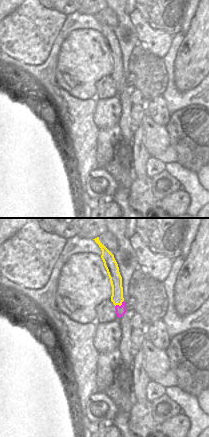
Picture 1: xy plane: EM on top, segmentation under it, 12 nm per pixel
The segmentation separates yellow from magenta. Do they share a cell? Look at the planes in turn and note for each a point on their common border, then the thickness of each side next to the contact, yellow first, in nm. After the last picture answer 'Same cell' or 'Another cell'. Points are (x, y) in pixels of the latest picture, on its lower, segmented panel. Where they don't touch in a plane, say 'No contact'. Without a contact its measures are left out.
Touches yellow at (120, 305). Thickness 150 nm (yellow) against 120 nm.

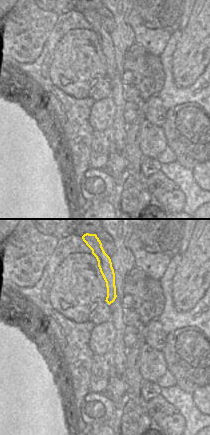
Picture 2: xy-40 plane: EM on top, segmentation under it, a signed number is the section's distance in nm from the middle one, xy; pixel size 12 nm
No contact.

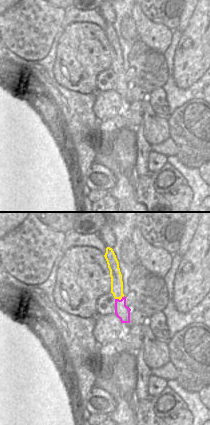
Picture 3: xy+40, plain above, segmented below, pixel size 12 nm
Touches yellow at (119, 299). Thickness 140 nm (yellow) against 170 nm.

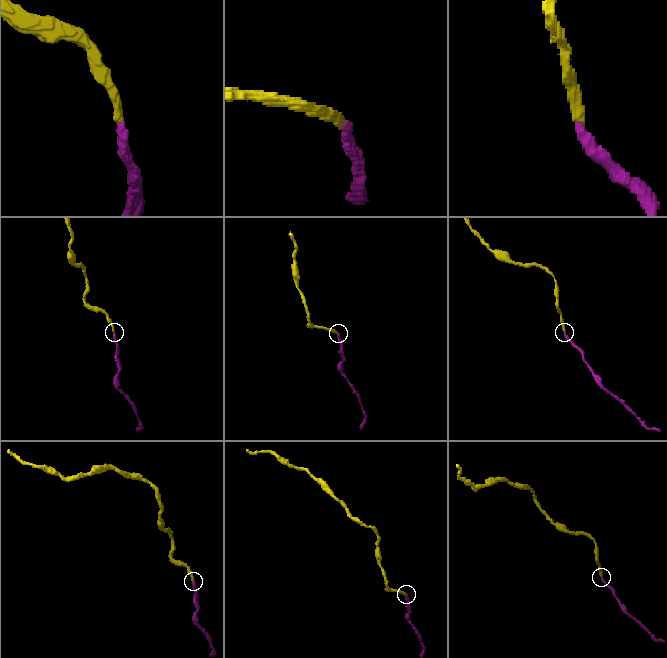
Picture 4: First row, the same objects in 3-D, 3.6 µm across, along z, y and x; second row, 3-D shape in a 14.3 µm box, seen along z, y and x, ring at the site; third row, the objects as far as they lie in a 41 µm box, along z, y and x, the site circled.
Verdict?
Same cell.

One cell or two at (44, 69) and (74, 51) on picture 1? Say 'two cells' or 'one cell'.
two cells

